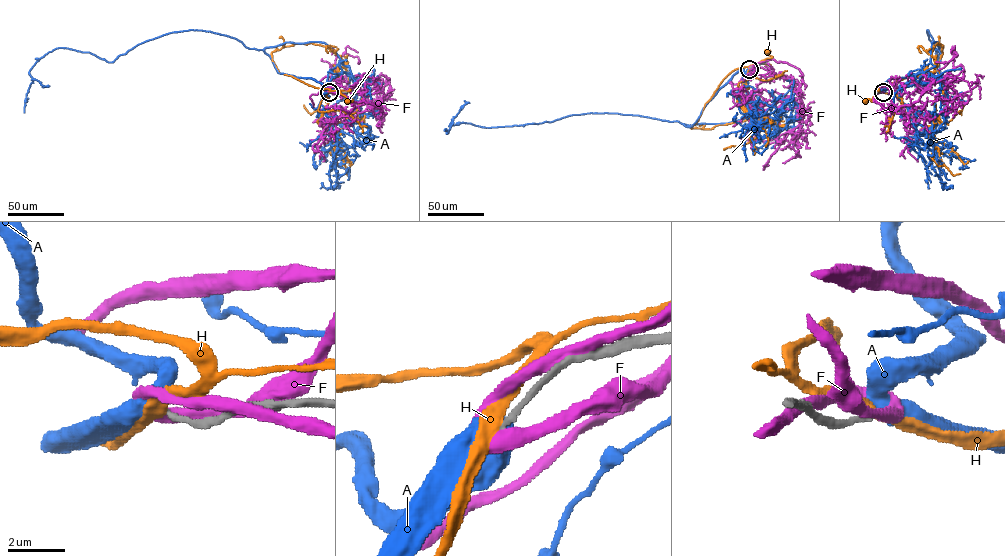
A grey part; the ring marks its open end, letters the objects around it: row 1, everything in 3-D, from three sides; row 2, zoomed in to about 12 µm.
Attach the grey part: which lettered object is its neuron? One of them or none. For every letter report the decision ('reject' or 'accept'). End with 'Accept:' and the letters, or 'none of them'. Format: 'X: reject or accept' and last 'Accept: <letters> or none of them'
A: accept
F: reject
H: reject
Accept: A

